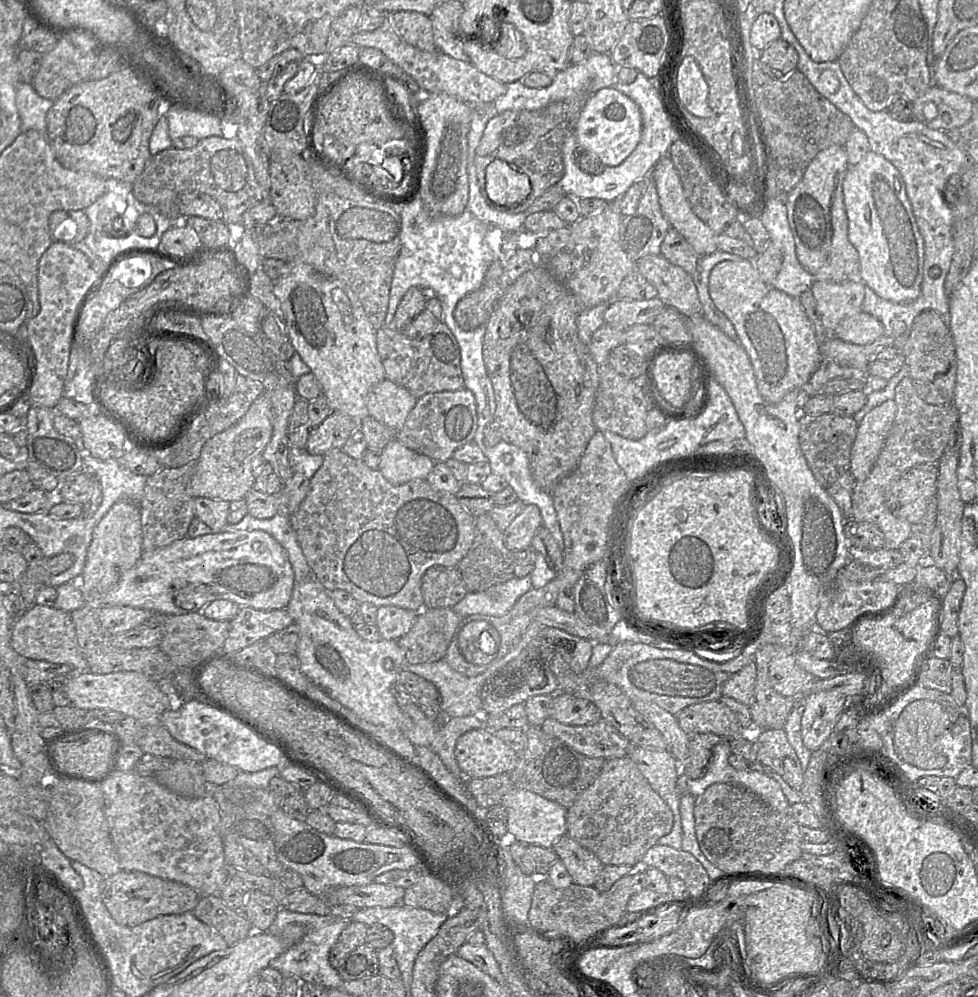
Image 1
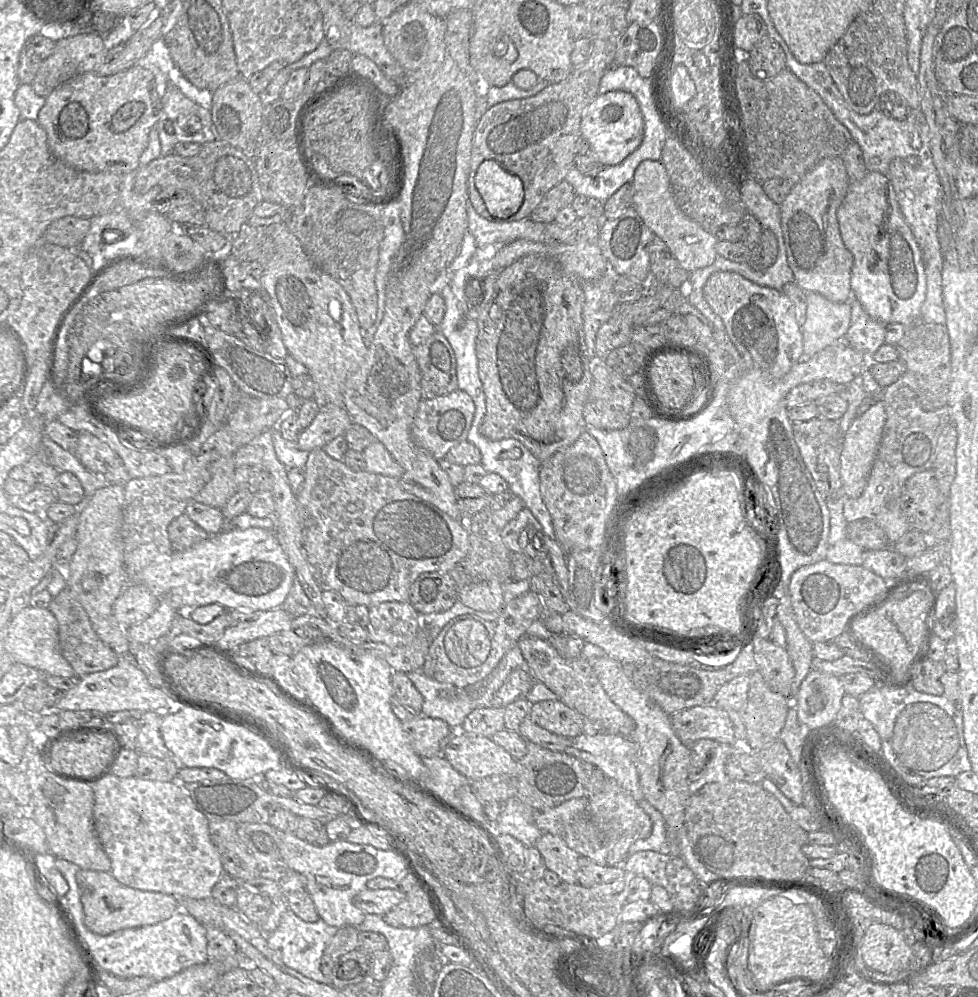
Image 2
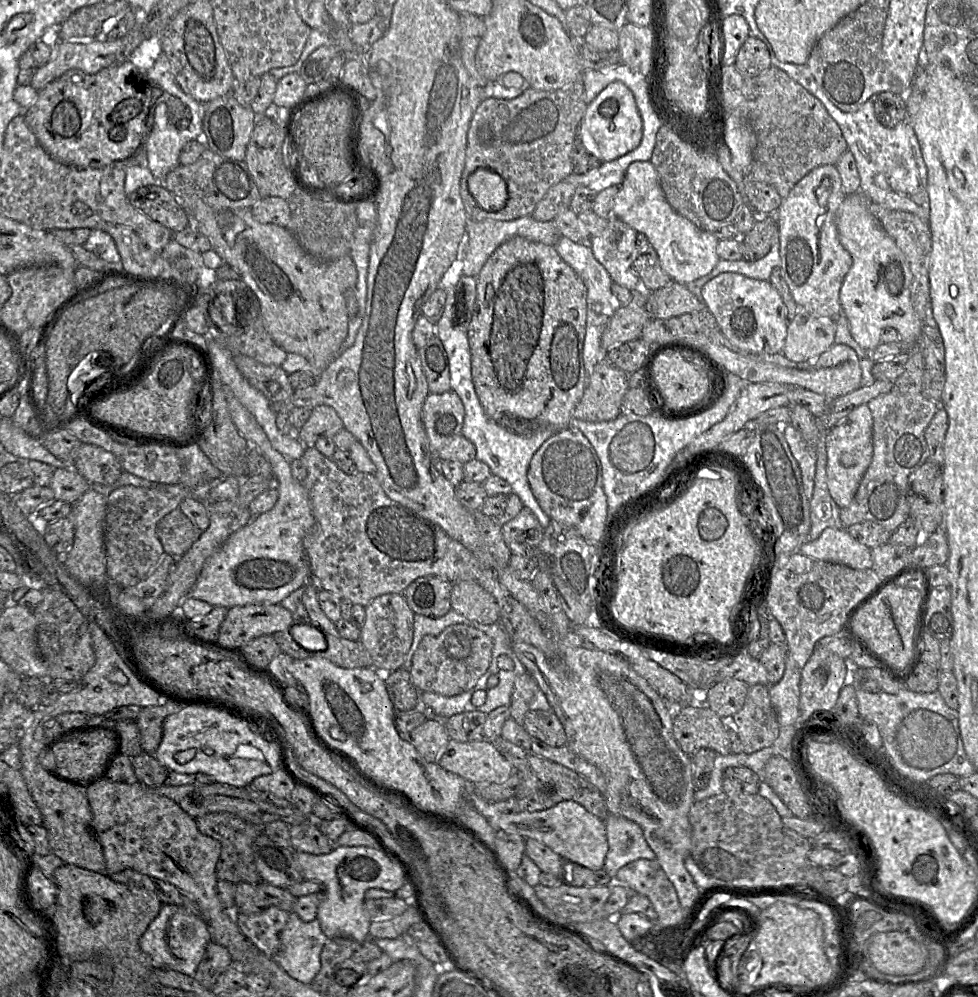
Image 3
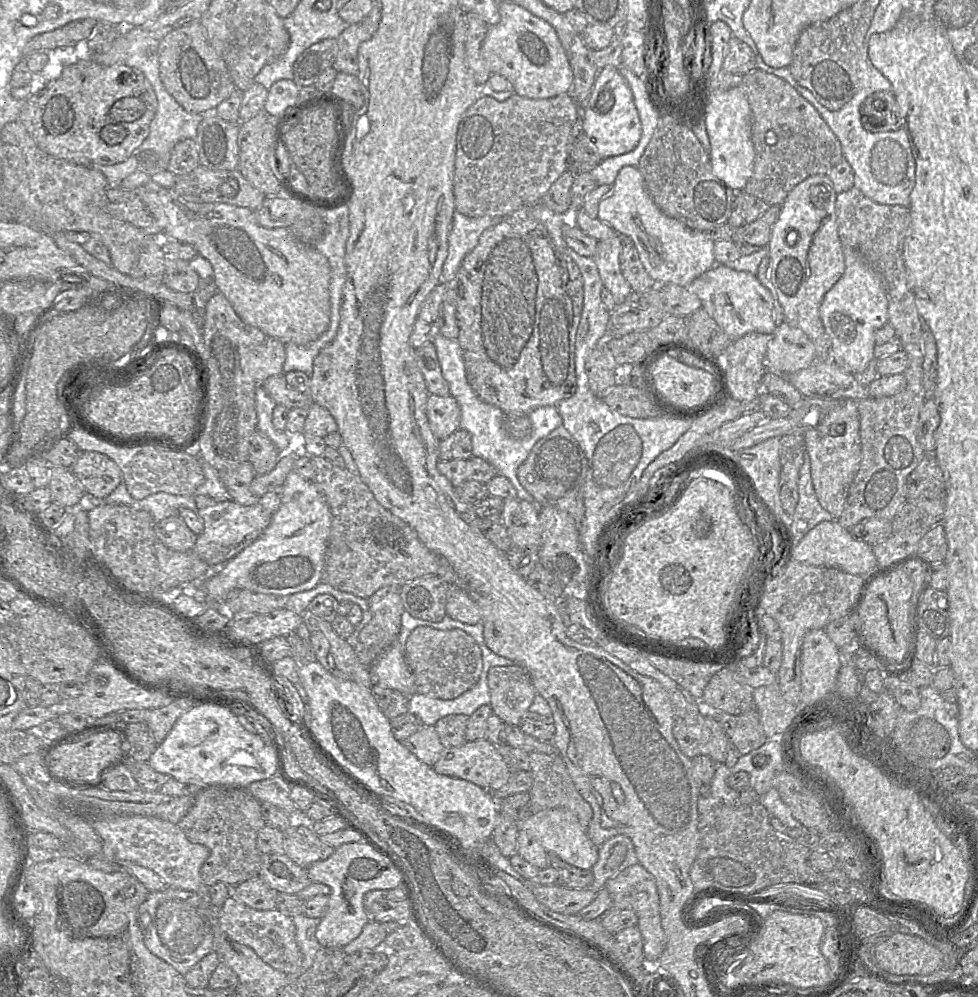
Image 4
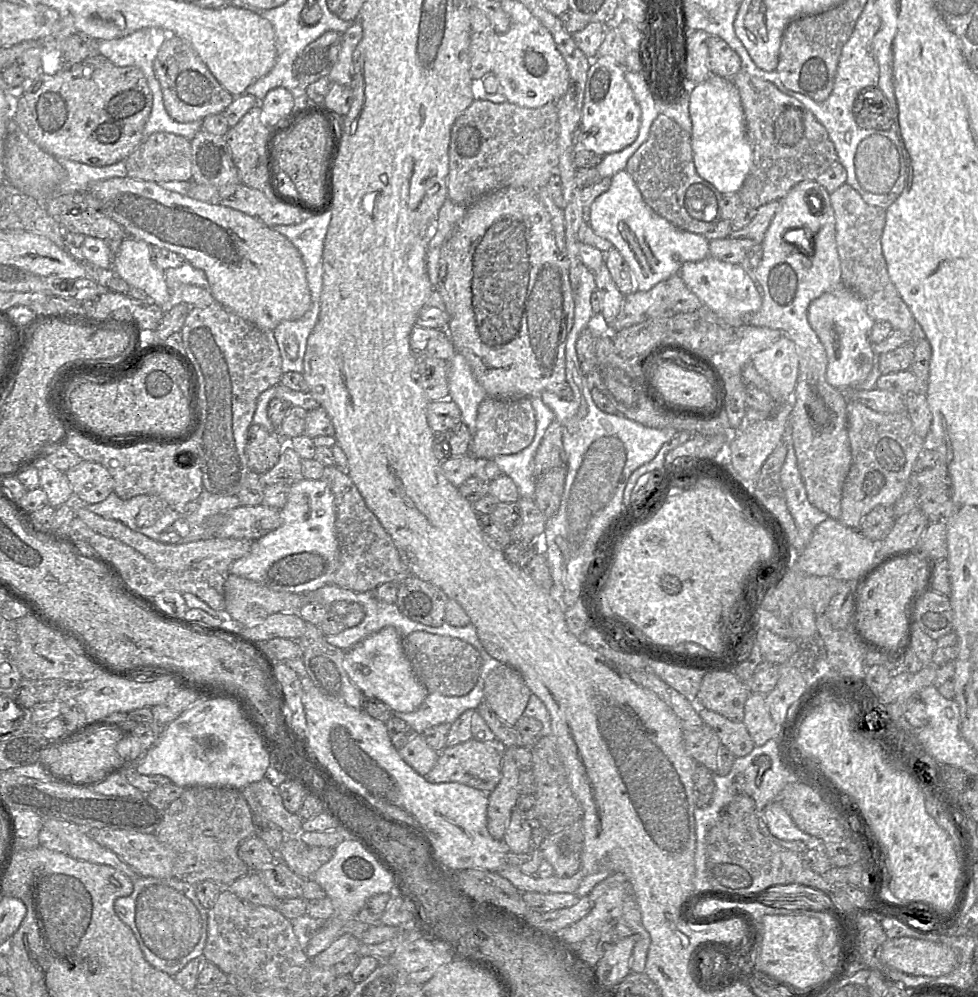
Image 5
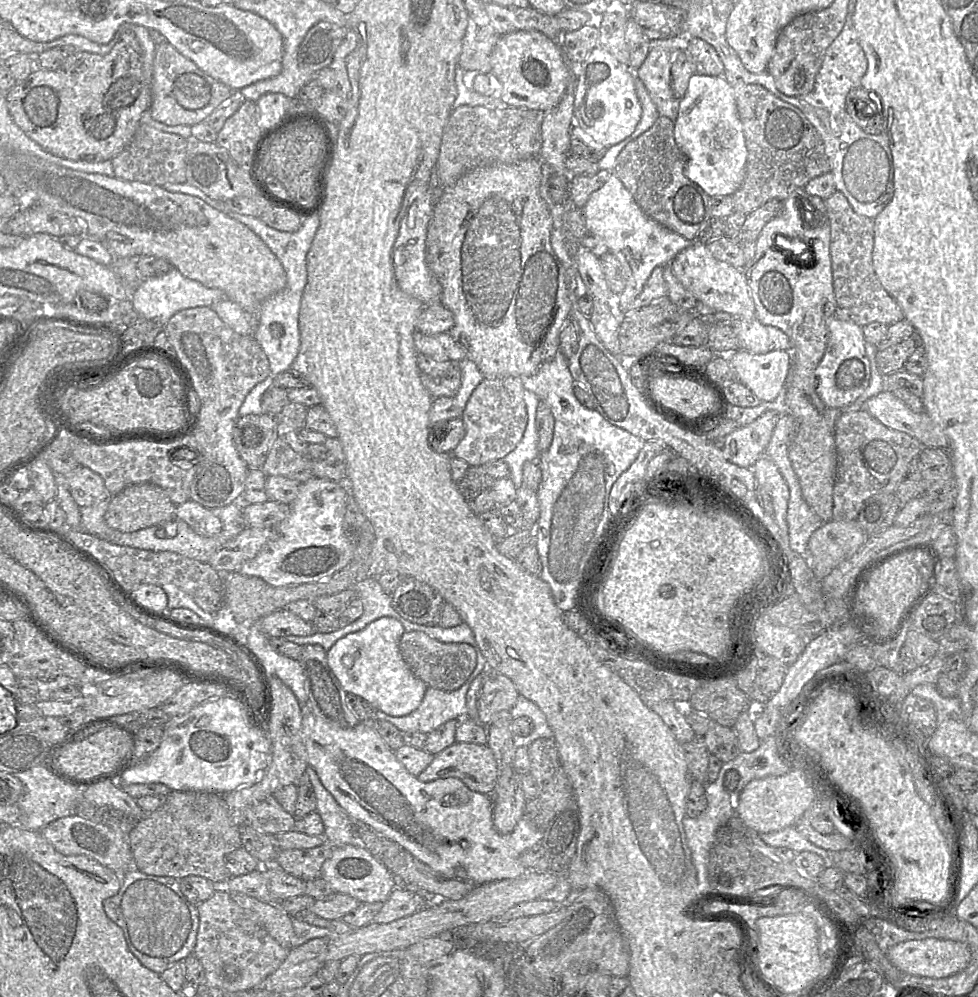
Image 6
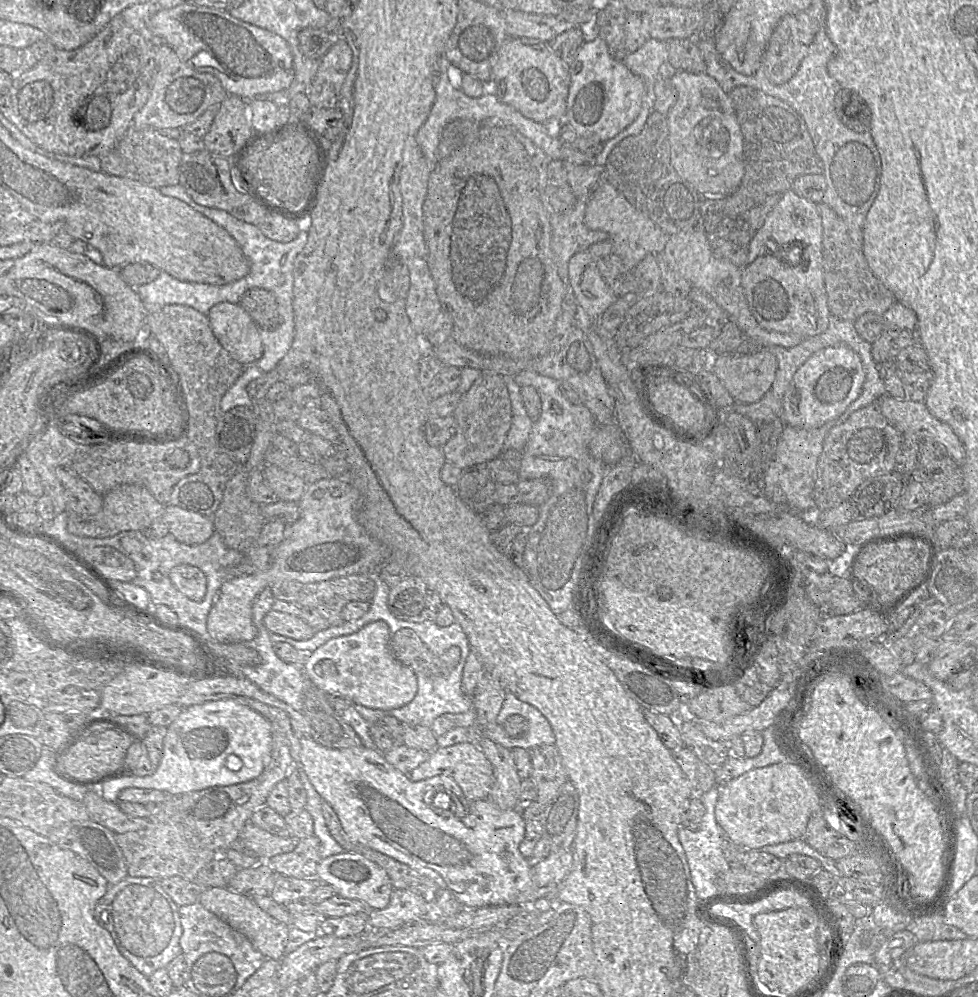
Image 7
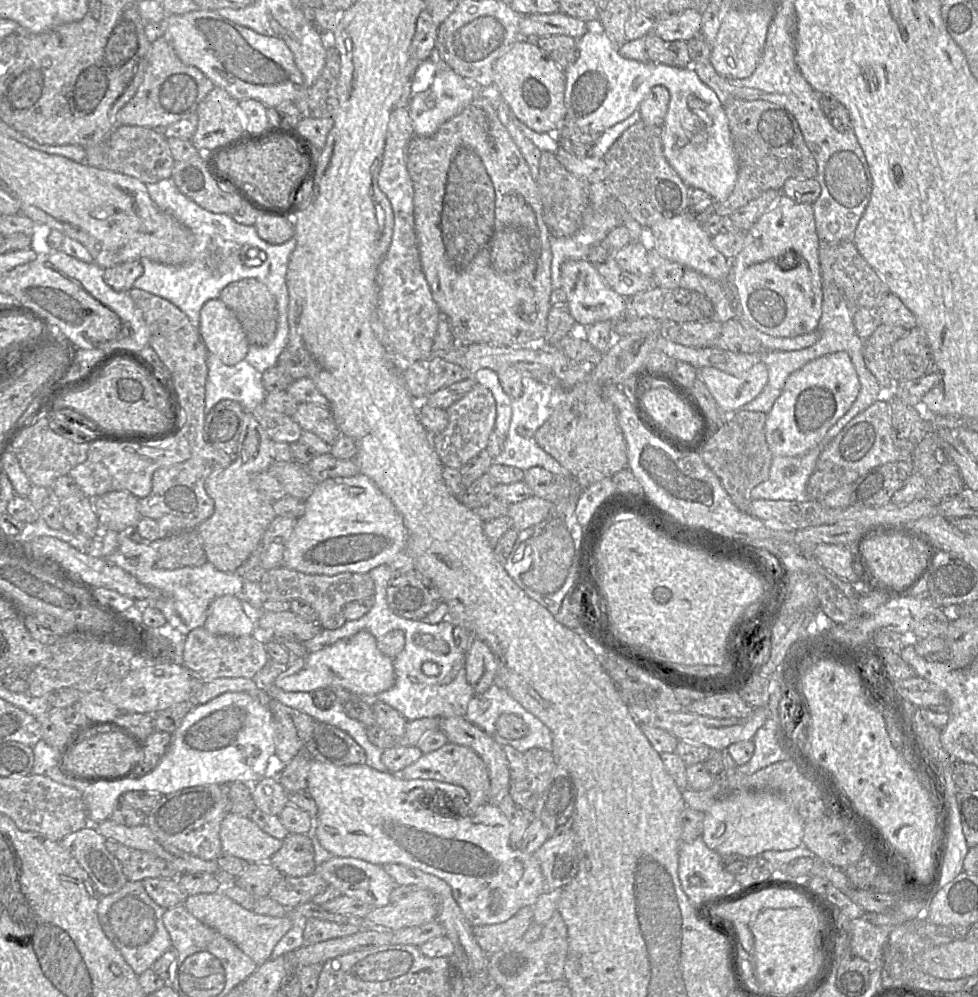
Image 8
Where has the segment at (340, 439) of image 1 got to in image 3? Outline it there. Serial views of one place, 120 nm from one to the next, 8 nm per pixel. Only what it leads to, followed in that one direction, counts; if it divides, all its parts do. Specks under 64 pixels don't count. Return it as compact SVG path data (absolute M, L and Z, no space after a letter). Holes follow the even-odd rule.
M319 405L312 409L307 422L295 436L304 446L314 446L320 438L334 437L343 428L343 421L330 406Z

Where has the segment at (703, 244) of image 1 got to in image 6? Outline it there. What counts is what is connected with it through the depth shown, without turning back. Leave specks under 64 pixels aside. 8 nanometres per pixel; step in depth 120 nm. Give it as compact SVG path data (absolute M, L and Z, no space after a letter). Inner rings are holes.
M614 173L600 189L590 195L582 211L589 233L602 239L624 268L627 284L624 291L618 295L618 304L623 313L641 293L653 269L657 266L670 264L679 252L689 247L693 242L648 217Z

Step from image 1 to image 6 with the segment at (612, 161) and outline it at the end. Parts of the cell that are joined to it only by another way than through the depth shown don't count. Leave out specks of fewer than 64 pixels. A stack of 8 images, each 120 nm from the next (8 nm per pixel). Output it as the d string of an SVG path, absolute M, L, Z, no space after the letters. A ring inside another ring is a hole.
M598 45L581 64L571 64L575 78L574 121L595 143L611 147L629 137L642 115L642 108L635 88L635 71L621 64L605 48Z

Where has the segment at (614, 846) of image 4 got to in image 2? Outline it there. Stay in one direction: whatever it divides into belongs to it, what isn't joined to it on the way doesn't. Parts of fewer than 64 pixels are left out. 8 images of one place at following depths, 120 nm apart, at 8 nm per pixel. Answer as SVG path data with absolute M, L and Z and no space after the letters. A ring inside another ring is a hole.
M646 800L637 801L640 807L650 816L652 820L652 832L644 839L635 841L628 851L628 855L633 855L639 851L651 850L662 854L669 854L667 843L666 823L661 813L650 805Z

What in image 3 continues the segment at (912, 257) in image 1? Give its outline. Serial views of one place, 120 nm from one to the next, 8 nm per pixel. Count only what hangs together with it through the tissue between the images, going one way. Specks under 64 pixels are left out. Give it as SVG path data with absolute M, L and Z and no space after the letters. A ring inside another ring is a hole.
M858 190L846 195L837 210L838 238L852 258L839 293L842 314L848 320L853 339L865 351L872 352L881 343L883 329L892 327L899 334L902 350L910 354L923 325L911 304L913 275L904 253L870 212L871 202Z

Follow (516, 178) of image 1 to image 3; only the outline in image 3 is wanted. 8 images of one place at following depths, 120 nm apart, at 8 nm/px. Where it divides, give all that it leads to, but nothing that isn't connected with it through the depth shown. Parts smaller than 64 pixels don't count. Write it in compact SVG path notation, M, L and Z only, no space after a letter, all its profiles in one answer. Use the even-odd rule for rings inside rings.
M481 167L474 171L468 181L478 217L473 220L494 220L491 214L503 210L508 201L507 184L495 171Z

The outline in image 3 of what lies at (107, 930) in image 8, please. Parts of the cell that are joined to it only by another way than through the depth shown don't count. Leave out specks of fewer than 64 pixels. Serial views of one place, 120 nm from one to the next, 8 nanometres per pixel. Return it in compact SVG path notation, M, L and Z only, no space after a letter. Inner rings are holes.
M163 904L158 916L141 936L139 946L150 956L154 969L170 969L194 976L210 941L209 928L201 915L183 906Z

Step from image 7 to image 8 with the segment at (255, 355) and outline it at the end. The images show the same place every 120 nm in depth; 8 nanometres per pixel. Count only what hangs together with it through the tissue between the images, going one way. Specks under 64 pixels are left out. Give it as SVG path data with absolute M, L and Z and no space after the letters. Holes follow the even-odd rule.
M219 298L207 301L200 311L199 332L208 352L216 355L224 364L235 365L244 360L249 343L234 312Z

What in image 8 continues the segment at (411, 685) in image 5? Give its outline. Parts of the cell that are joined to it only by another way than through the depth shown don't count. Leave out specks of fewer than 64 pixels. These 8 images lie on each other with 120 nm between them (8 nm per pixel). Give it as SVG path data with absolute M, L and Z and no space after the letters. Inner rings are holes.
M360 631L303 658L293 658L288 668L275 679L275 685L286 692L311 693L338 687L359 697L373 697L390 689L394 683L393 659L378 649L375 637L368 631Z

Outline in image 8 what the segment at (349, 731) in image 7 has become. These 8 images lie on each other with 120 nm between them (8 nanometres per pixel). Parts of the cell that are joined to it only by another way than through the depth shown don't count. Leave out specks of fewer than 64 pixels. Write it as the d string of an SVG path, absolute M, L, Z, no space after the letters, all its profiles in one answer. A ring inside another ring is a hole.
M316 721L306 747L312 761L335 766L366 764L363 748L348 733L324 722Z

